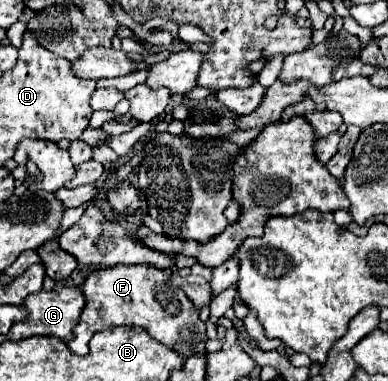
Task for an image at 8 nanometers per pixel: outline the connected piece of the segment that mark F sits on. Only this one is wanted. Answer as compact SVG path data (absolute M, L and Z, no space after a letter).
M131 264L131 266L109 266L91 272L81 282L81 292L85 296L85 308L79 316L77 326L73 328L73 340L69 340L69 348L77 354L89 352L89 340L95 332L113 328L113 326L141 326L155 340L167 344L177 350L181 356L191 356L195 352L205 352L205 324L195 312L193 304L187 300L185 292L171 284L171 274L159 270L155 266Z

